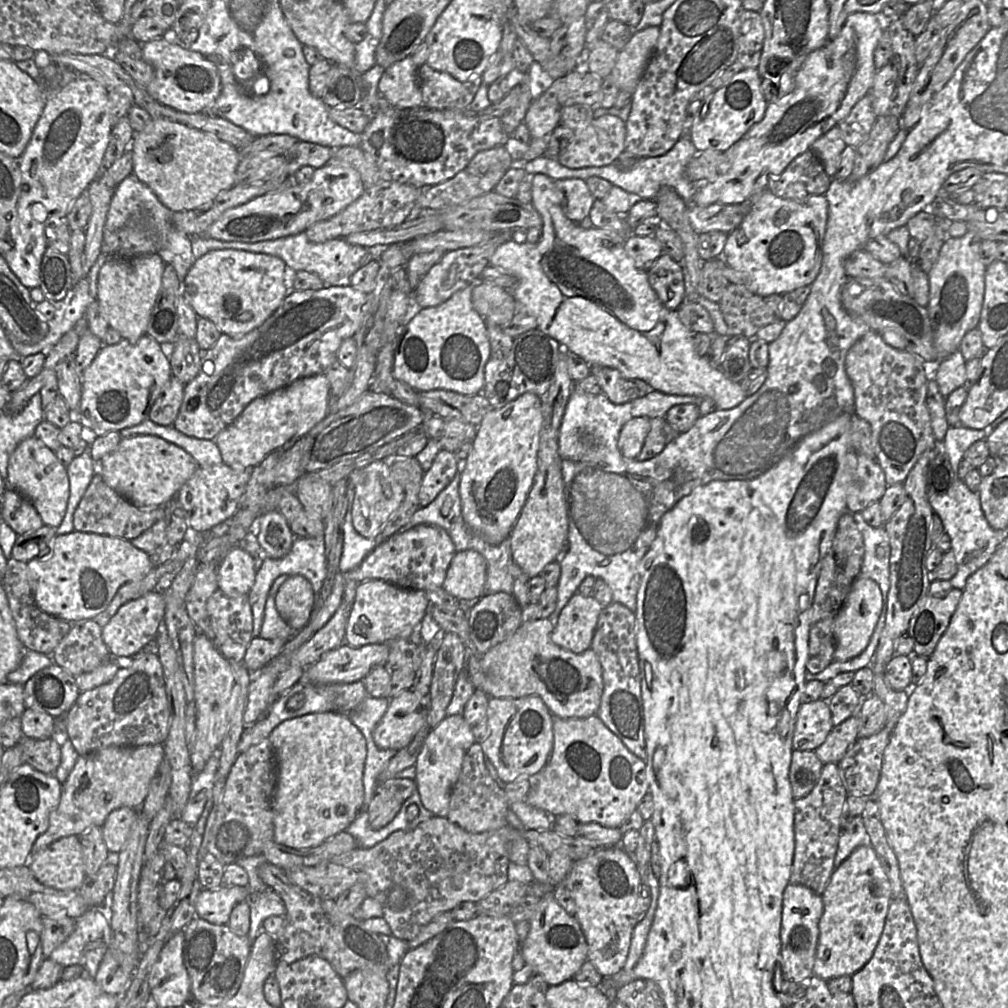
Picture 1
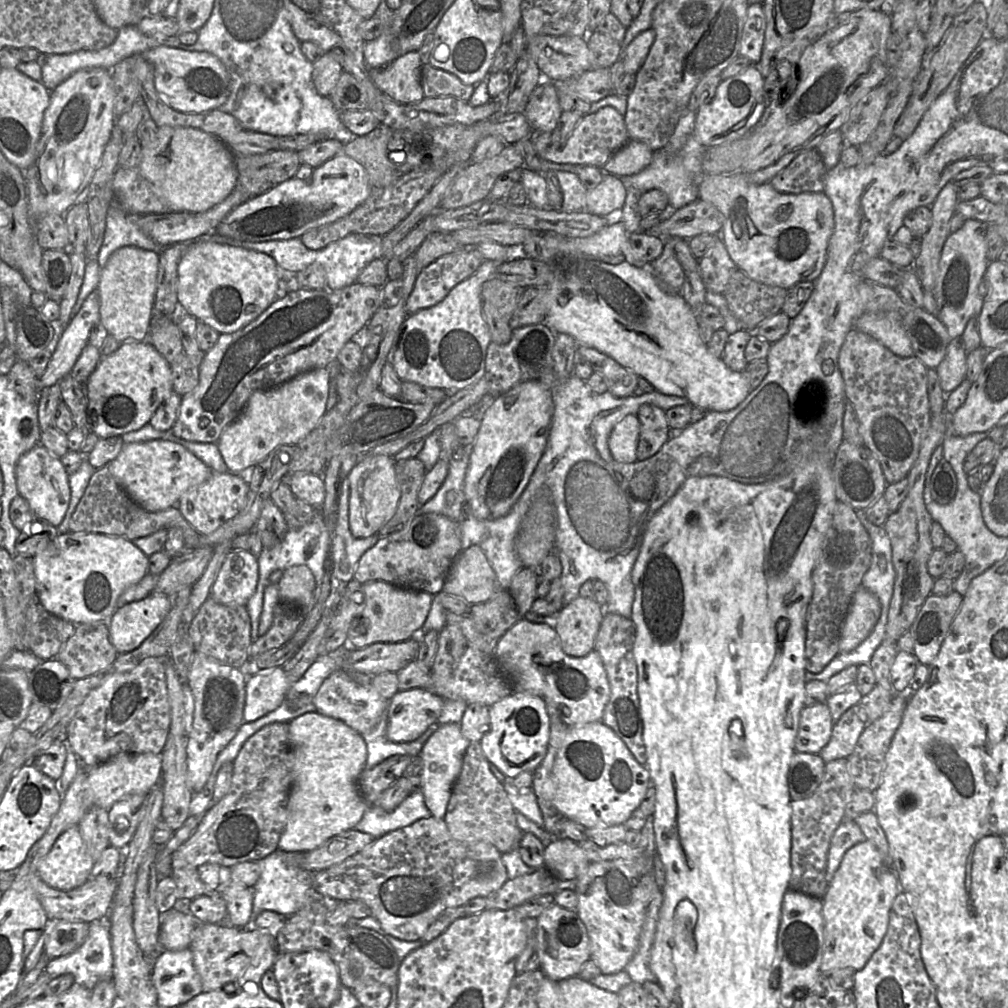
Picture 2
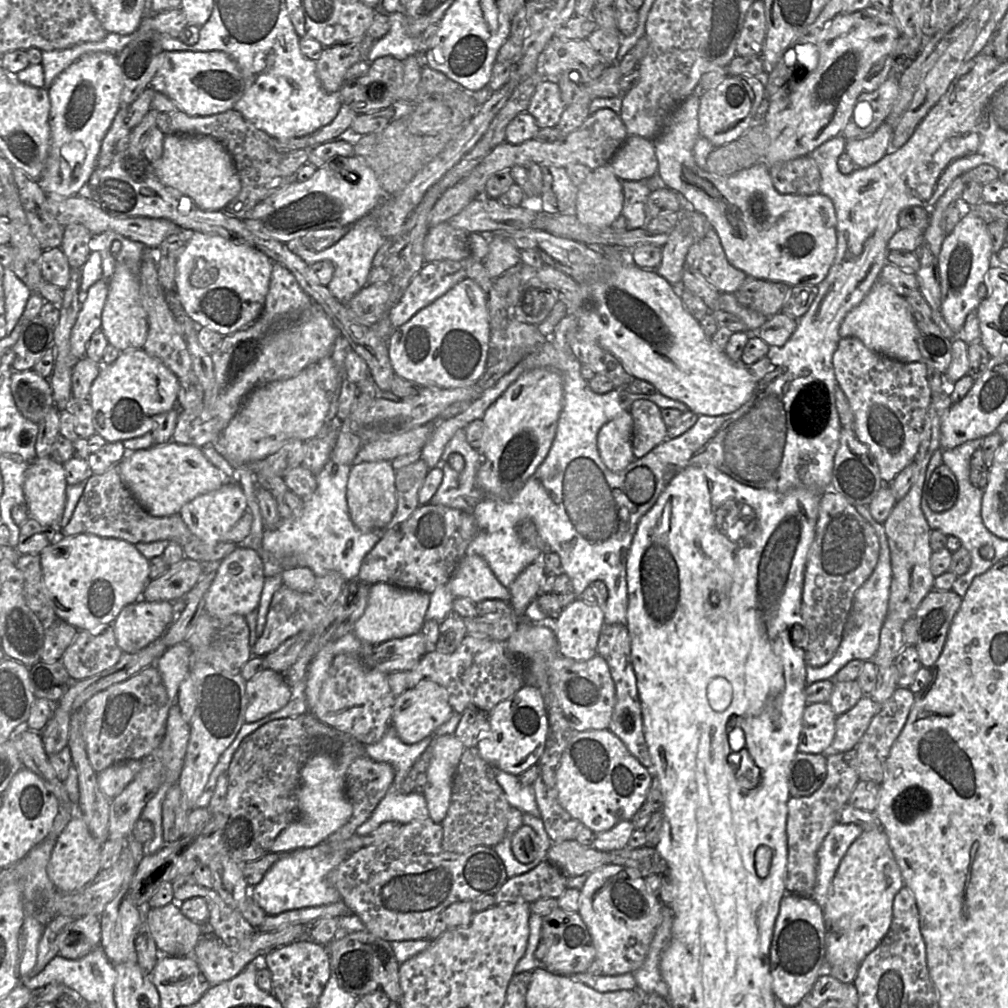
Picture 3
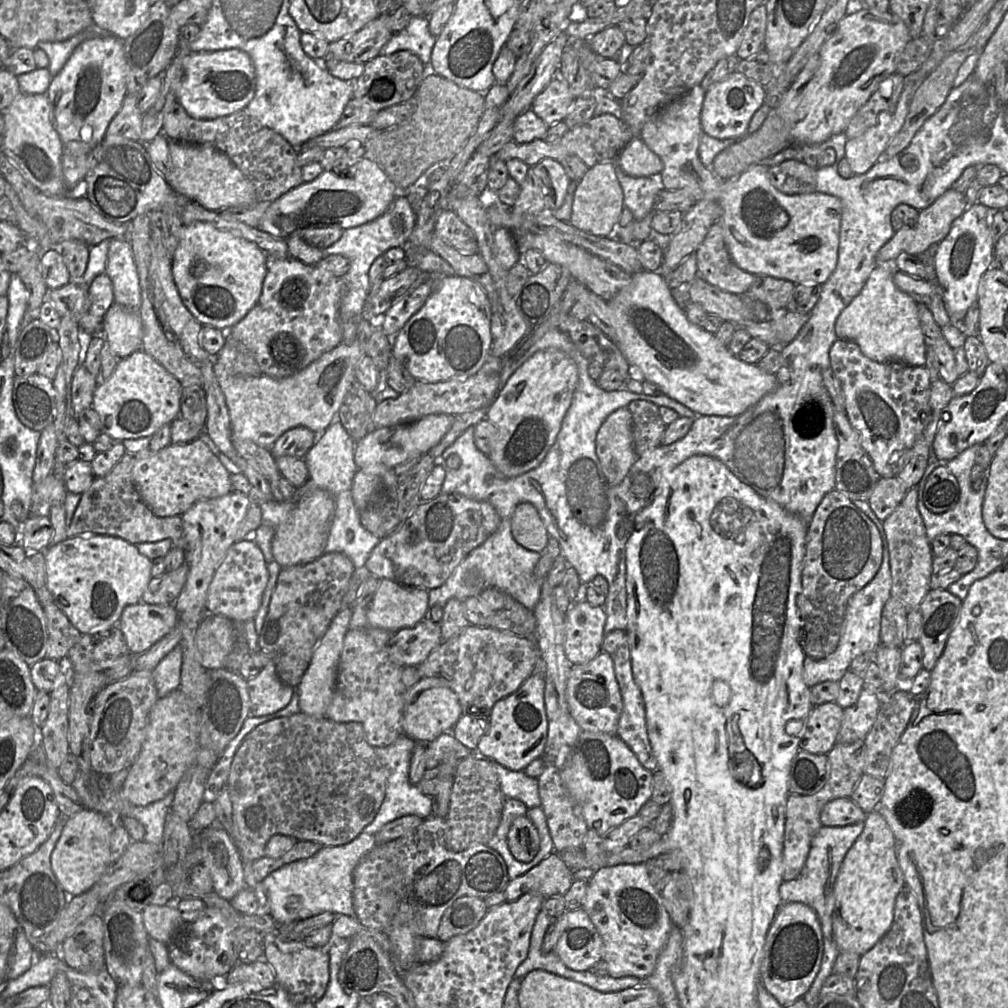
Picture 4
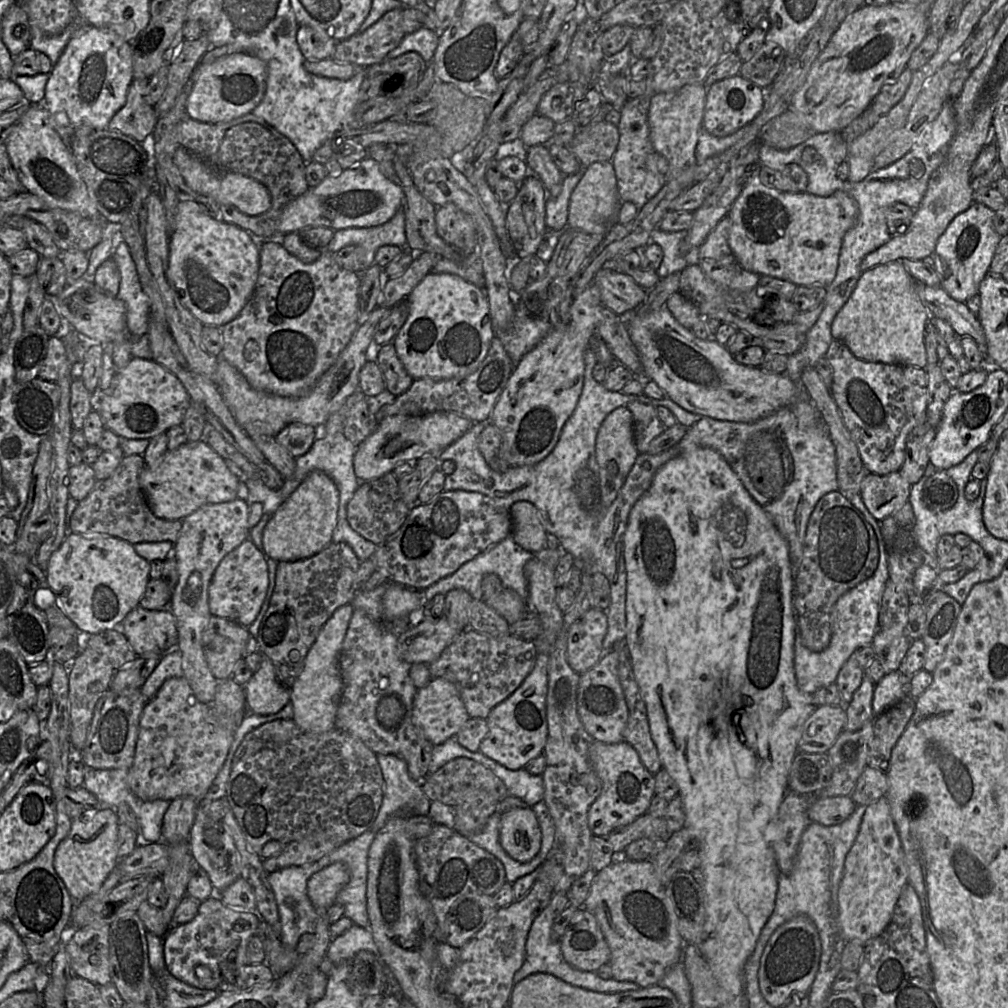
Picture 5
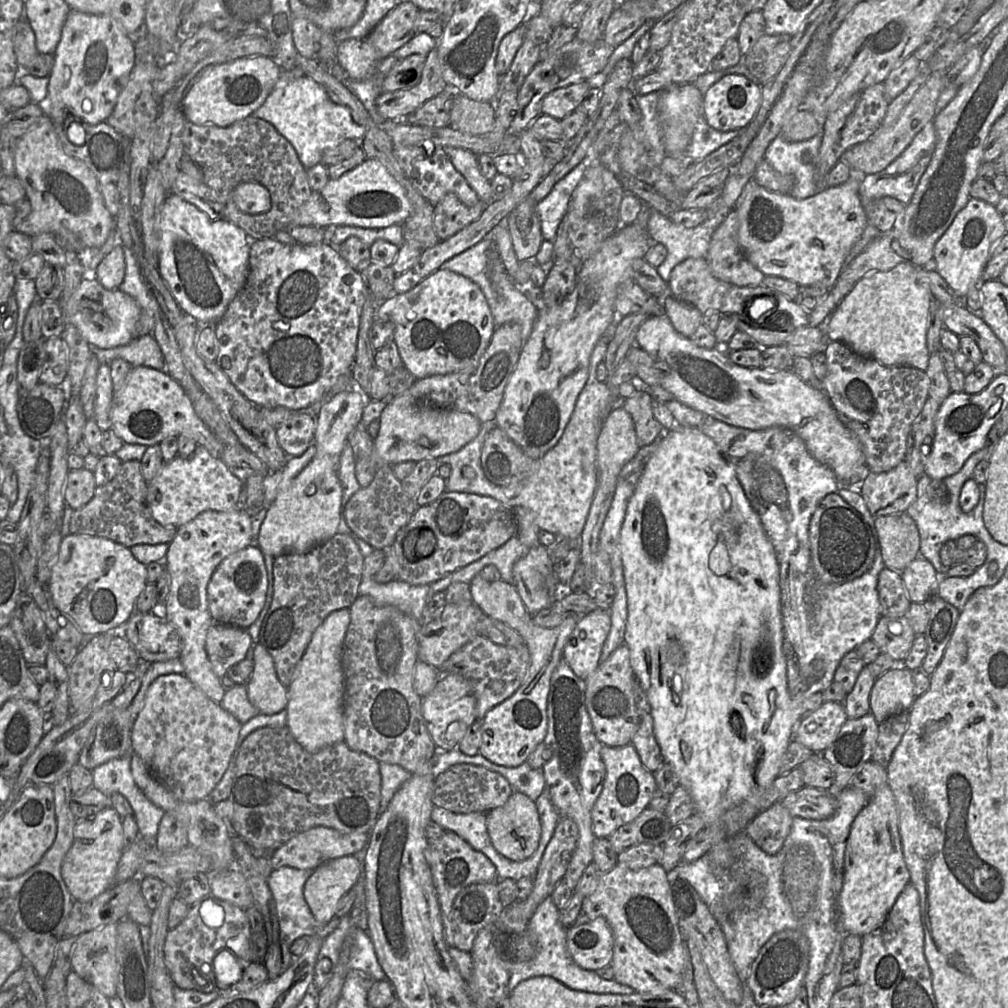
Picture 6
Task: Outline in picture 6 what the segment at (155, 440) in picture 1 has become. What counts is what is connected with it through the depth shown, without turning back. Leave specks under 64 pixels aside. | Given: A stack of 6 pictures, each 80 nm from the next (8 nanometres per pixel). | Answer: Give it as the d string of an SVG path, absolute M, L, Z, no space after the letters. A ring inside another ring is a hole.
M197 445L194 452L187 456L177 455L171 461L165 462L156 476L147 483L146 501L152 517L162 526L180 526L190 522L202 512L213 510L218 512L233 511L239 508L239 495L243 483L220 459L213 457L203 445Z

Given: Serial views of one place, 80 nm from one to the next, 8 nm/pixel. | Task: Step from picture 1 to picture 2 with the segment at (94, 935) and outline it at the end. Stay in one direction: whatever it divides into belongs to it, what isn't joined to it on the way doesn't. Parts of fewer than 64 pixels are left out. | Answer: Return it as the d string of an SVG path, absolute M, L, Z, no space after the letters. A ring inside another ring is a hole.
M94 920L84 943L68 955L49 959L45 971L52 979L72 974L75 983L92 991L98 982L113 979L113 964L109 928L104 920Z

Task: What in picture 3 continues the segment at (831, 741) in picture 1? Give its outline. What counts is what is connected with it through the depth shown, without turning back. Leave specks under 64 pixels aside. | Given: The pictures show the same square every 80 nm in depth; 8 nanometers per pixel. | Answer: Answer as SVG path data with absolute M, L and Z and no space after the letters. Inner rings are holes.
M864 695L853 708L837 716L834 740L823 754L827 757L856 748L879 710L880 704Z

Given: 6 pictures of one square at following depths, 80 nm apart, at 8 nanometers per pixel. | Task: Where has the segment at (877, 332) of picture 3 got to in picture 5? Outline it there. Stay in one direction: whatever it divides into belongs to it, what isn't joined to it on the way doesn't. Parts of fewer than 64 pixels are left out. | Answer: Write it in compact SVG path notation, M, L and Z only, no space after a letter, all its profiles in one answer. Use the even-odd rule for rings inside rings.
M891 261L863 271L854 291L835 316L831 334L861 360L925 369L925 327L929 318L917 293L916 280L901 261Z

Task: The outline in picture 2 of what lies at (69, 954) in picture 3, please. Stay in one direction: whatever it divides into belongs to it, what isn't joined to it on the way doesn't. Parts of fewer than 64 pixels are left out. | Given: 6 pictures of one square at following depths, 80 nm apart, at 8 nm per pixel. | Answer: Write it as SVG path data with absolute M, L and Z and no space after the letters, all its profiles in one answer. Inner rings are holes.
M49 920L45 926L44 954L49 958L77 950L88 935L89 923Z

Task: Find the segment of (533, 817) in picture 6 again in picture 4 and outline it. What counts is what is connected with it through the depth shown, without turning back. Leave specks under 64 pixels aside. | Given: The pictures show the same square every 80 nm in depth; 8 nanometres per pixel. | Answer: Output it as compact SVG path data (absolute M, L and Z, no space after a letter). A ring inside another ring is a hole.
M526 815L513 820L507 844L511 855L519 862L529 863L537 855L540 848L539 834Z

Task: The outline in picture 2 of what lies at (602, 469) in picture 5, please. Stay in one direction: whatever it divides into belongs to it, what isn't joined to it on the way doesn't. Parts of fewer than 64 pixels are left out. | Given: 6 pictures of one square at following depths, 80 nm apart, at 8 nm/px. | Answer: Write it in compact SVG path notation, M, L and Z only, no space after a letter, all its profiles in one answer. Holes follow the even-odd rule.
M629 414L621 419L611 431L608 446L613 459L619 463L637 461L640 422L636 415Z

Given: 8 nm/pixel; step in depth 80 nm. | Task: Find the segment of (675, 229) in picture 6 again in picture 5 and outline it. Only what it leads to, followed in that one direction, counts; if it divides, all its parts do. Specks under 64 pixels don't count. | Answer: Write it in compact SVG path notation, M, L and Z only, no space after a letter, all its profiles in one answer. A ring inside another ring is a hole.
M657 227L651 232L650 242L658 244L663 250L663 260L656 271L660 278L680 272L688 265L698 264L699 247L682 253L682 243L687 231L665 232Z

